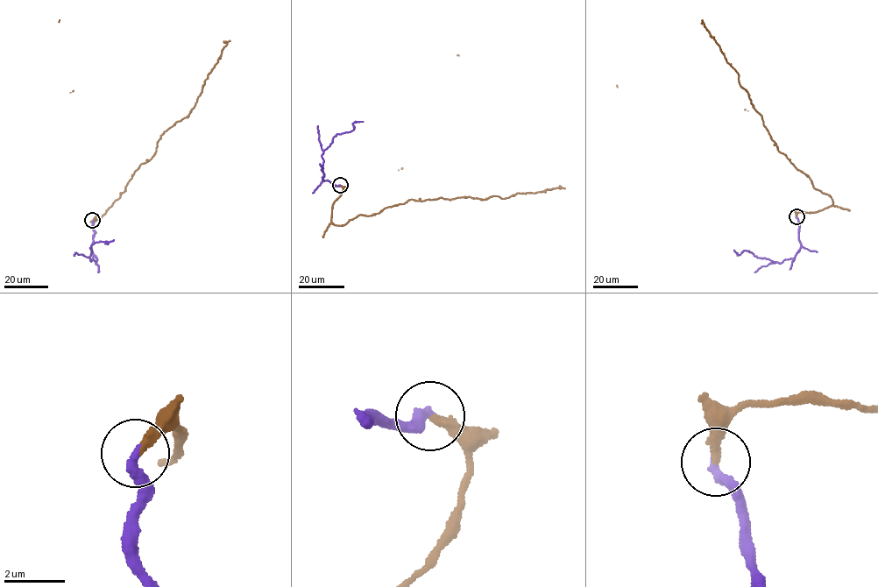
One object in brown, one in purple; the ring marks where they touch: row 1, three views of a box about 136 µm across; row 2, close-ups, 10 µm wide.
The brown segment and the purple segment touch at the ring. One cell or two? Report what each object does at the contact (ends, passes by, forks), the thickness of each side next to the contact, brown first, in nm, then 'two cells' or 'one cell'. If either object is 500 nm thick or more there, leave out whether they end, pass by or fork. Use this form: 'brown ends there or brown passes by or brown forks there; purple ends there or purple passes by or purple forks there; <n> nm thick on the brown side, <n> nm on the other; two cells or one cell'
brown ends there; purple ends there; 300 nm thick on the brown side, 320 nm on the other; one cell

